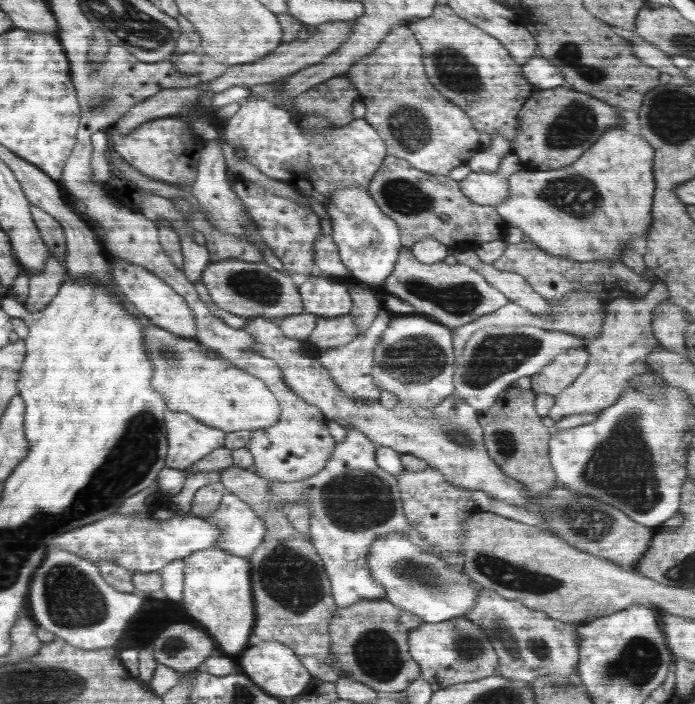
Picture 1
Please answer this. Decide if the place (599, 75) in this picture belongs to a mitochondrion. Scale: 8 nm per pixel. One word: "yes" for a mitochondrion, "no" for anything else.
yes

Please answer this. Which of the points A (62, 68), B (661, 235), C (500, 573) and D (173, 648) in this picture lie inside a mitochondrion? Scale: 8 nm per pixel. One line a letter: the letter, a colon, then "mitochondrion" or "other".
A: other
B: other
C: mitochondrion
D: mitochondrion

